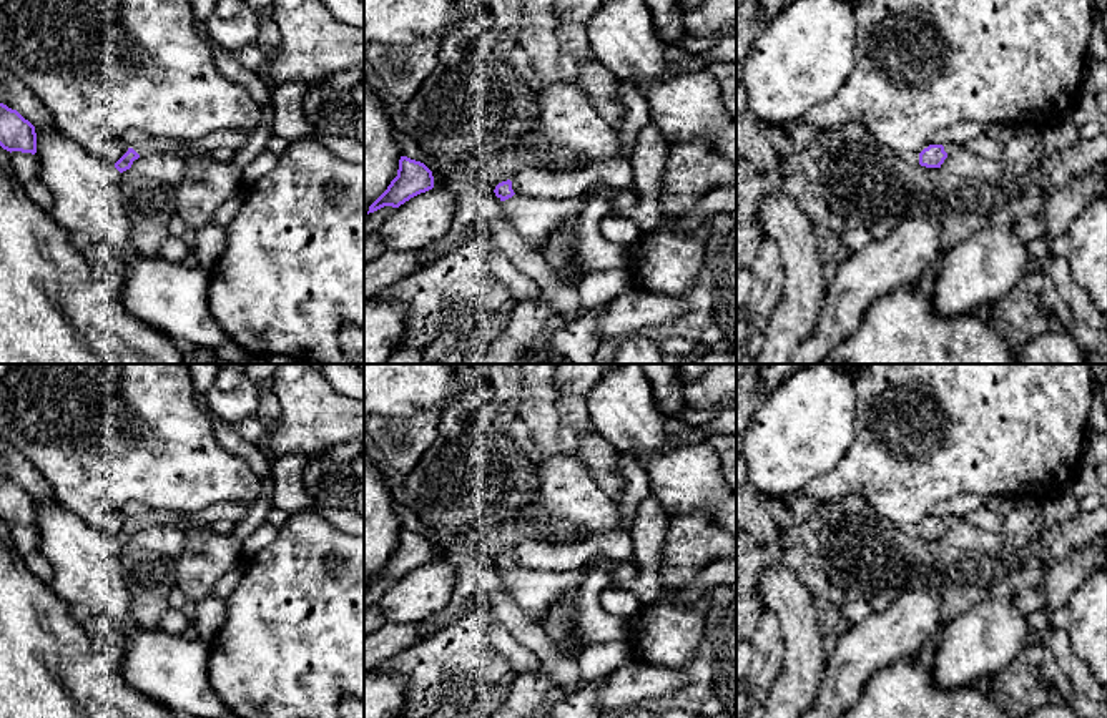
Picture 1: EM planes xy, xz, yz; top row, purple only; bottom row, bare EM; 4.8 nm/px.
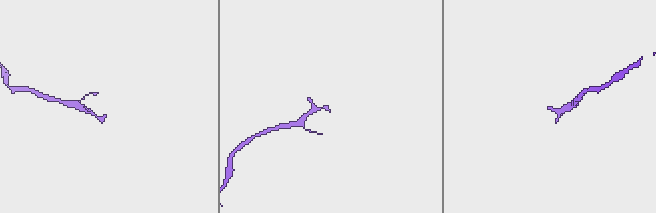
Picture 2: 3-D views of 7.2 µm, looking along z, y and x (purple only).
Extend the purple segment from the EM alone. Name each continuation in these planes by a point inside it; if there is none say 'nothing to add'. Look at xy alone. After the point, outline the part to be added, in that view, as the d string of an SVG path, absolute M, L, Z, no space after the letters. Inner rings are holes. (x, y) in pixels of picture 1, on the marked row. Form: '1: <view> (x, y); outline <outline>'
1: xy (235, 140); outline M214 131L199 140L151 138L130 148L133 148L140 156L171 155L181 158L184 153L211 153L219 146L228 146L238 151L251 135L253 131Z

